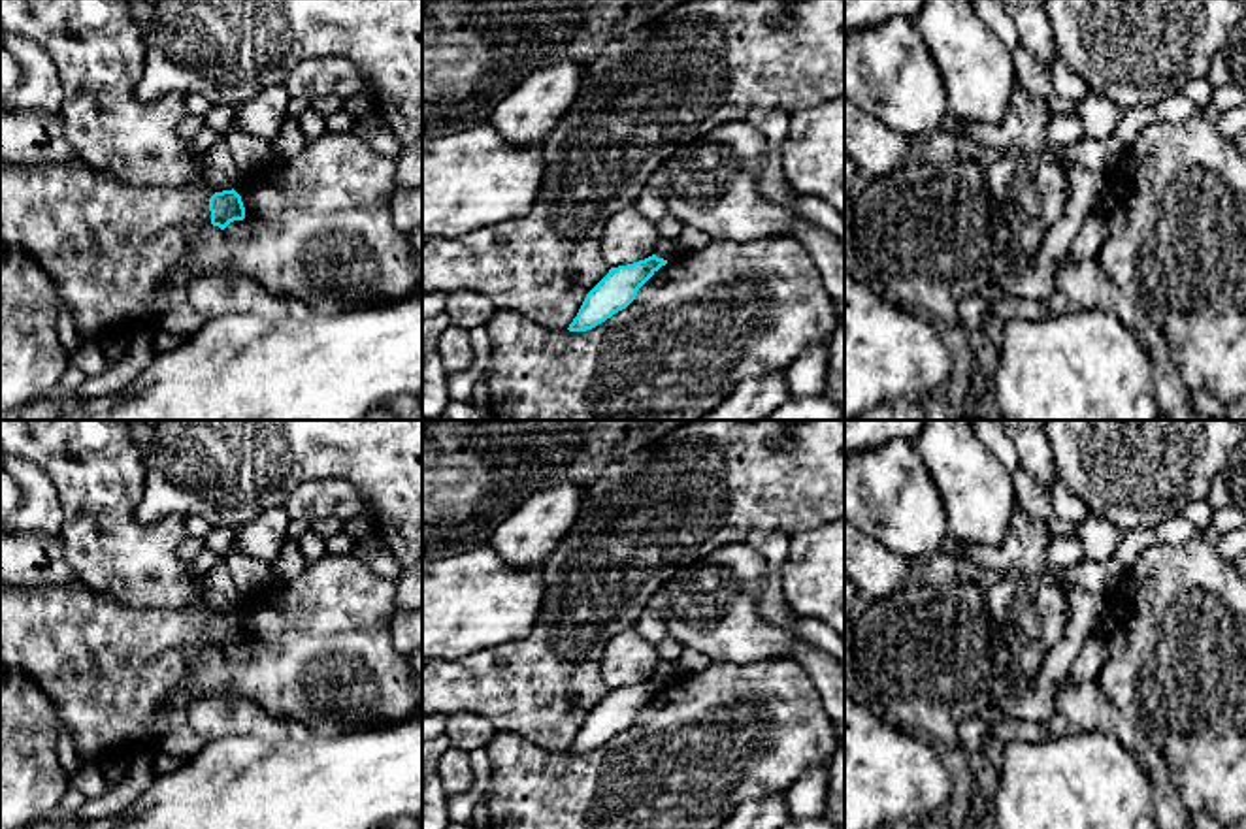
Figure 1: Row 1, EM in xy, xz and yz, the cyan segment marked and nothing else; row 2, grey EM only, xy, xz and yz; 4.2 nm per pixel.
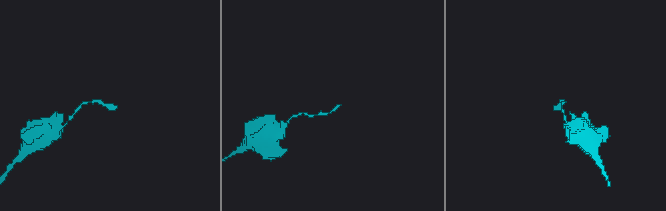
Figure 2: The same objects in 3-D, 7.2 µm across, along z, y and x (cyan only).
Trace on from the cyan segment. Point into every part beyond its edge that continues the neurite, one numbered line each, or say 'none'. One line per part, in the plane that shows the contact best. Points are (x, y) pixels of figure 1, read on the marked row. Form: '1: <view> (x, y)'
1: xy (238, 228)

